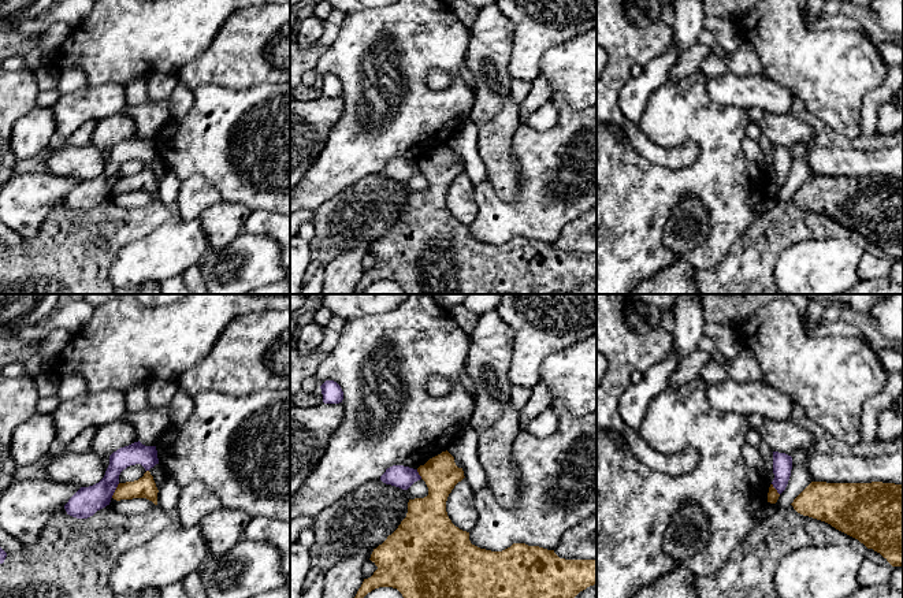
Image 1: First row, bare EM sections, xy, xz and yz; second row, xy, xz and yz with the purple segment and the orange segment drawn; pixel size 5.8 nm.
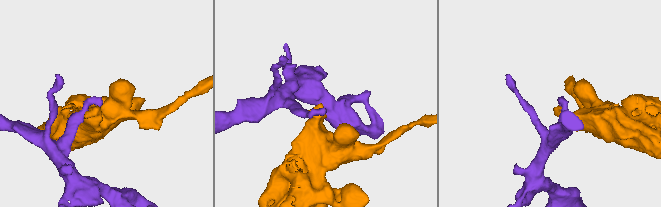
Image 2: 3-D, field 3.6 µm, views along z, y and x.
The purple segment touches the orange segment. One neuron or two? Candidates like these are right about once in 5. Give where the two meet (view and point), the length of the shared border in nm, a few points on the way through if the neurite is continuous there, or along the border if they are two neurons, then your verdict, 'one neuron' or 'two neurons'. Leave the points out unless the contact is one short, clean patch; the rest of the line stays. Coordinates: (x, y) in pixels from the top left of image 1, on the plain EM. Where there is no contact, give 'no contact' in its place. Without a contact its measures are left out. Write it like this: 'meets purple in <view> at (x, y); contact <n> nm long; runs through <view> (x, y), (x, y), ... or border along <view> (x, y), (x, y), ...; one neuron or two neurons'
meets purple in xy at (115, 182); contact 100 nm long; border along xy (119, 177), (111, 190); two neurons

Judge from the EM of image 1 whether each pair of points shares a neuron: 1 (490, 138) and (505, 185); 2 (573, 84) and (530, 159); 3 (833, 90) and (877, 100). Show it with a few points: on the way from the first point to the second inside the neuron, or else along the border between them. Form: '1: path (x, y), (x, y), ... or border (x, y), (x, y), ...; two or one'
1: path (495, 149), (504, 174); one
2: border (552, 97), (561, 95), (573, 108), (582, 110); two
3: border (887, 75), (877, 88), (865, 95), (859, 129); two

